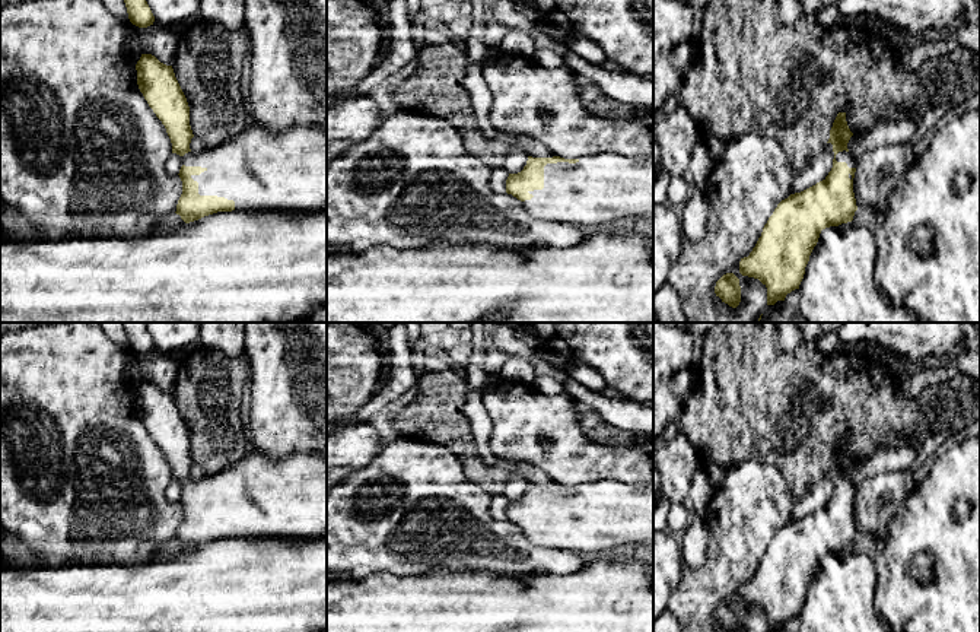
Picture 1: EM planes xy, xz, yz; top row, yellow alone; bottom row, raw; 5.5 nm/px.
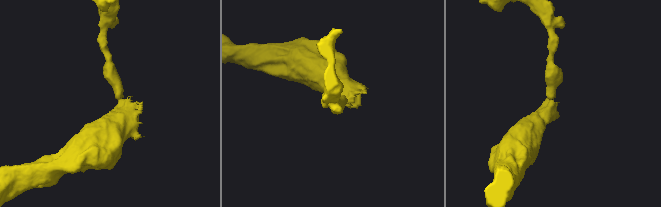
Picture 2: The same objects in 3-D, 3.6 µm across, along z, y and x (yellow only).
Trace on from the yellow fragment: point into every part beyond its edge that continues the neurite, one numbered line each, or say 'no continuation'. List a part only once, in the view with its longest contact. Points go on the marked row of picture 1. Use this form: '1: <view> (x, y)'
1: xy (260, 170)

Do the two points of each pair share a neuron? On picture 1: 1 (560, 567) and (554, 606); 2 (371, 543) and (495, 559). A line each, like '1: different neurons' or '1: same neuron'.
1: different neurons
2: same neuron

